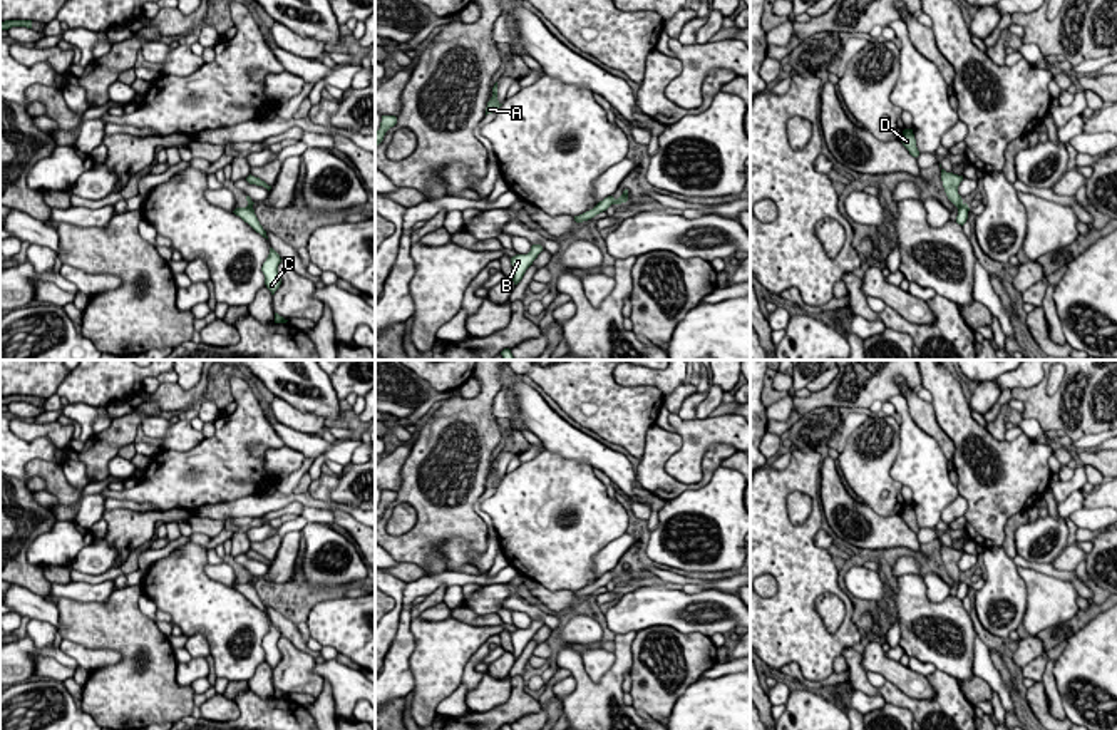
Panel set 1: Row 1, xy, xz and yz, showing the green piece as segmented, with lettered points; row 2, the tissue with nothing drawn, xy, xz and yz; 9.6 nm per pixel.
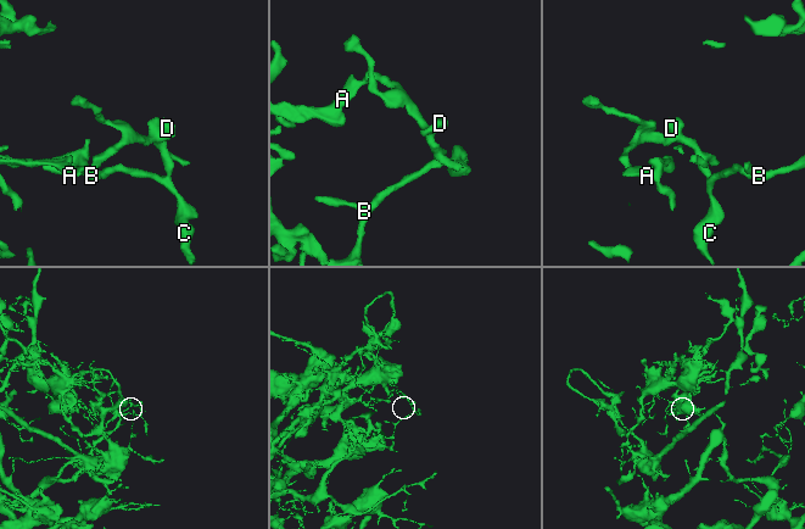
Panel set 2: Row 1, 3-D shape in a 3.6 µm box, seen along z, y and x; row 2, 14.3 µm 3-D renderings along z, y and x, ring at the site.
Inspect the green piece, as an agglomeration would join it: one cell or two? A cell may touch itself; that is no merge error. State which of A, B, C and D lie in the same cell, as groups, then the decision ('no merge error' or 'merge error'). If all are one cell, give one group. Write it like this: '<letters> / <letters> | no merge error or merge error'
A D / B C | merge error

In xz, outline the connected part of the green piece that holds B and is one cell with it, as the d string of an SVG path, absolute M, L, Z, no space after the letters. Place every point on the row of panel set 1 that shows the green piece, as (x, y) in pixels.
M533 244L528 254L516 254L511 258L511 265L514 271L512 276L514 285L517 285L522 280L526 270L533 265L533 261L538 258L541 251L543 251L541 244Z

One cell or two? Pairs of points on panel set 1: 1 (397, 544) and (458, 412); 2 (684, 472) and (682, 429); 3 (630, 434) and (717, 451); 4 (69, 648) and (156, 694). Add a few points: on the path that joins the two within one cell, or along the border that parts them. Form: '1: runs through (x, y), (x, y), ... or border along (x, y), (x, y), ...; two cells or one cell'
1: runs through (424, 518), (414, 481), (431, 447); one cell
2: runs through (685, 462), (689, 457), (689, 439); one cell
3: border along (653, 424), (647, 432), (647, 446), (640, 459); two cells
4: border along (72, 642), (91, 648), (114, 648), (123, 658); two cells

